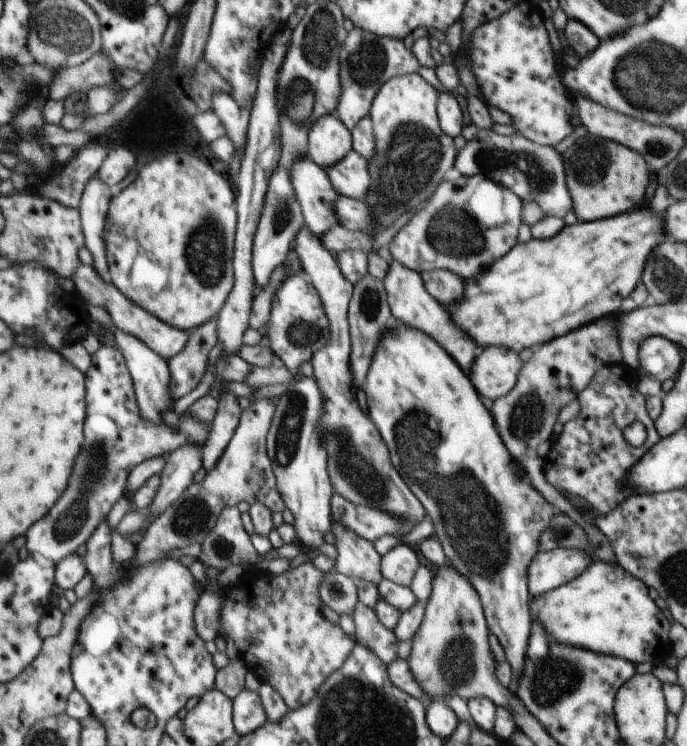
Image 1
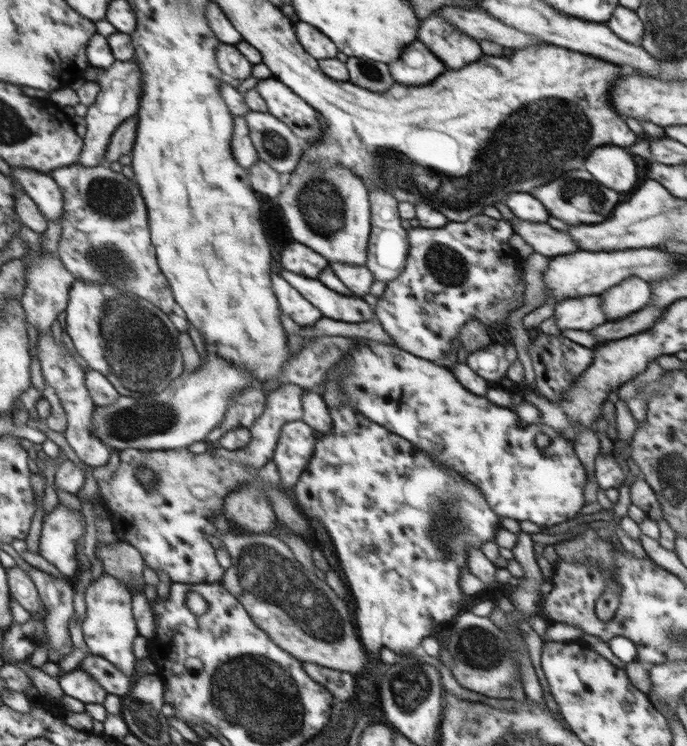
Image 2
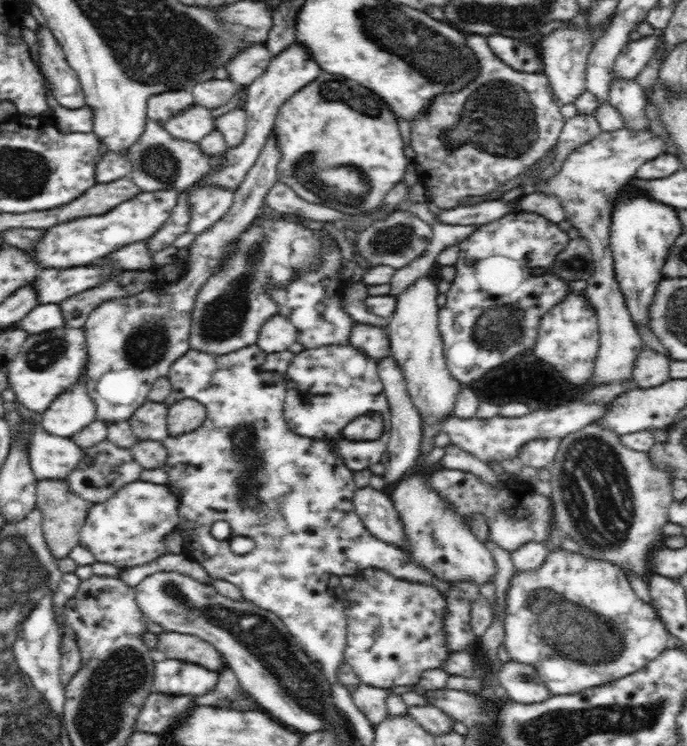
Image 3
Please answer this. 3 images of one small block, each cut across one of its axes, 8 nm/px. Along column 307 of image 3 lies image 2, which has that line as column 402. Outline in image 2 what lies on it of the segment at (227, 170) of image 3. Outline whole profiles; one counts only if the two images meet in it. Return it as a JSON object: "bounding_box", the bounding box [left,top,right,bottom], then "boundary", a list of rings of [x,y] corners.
{"bounding_box":[387,39,445,86],"boundary":[[[418,39],[412,41],[400,57],[387,66],[395,82],[404,86],[426,86],[445,72],[442,62]]]}

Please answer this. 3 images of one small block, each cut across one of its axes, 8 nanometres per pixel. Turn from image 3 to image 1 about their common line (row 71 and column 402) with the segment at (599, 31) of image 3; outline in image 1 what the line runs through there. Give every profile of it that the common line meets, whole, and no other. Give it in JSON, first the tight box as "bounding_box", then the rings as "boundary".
{"bounding_box":[381,543,419,587],"boundary":[[[400,543],[381,556],[382,577],[404,587],[410,587],[419,566],[418,556],[408,544]]]}

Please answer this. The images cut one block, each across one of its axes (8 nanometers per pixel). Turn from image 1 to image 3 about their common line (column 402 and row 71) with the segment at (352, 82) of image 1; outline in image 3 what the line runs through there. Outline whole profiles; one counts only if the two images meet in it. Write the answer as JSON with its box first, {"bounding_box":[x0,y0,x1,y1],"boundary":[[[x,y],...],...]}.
{"bounding_box":[35,25,86,108],"boundary":[[[38,25],[35,32],[40,72],[50,83],[52,94],[64,108],[82,108],[86,105],[84,91],[75,71],[68,65],[60,43],[48,26]]]}

